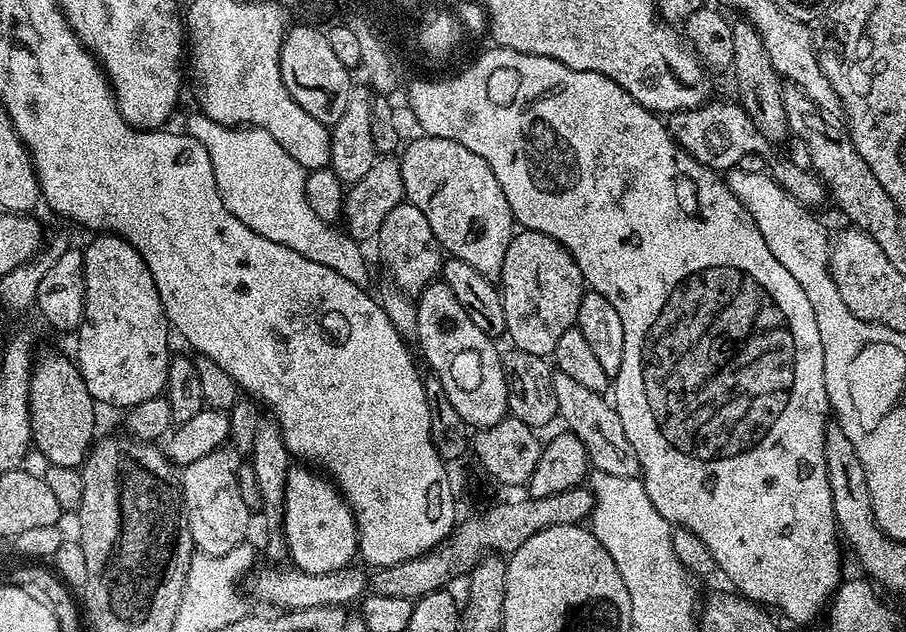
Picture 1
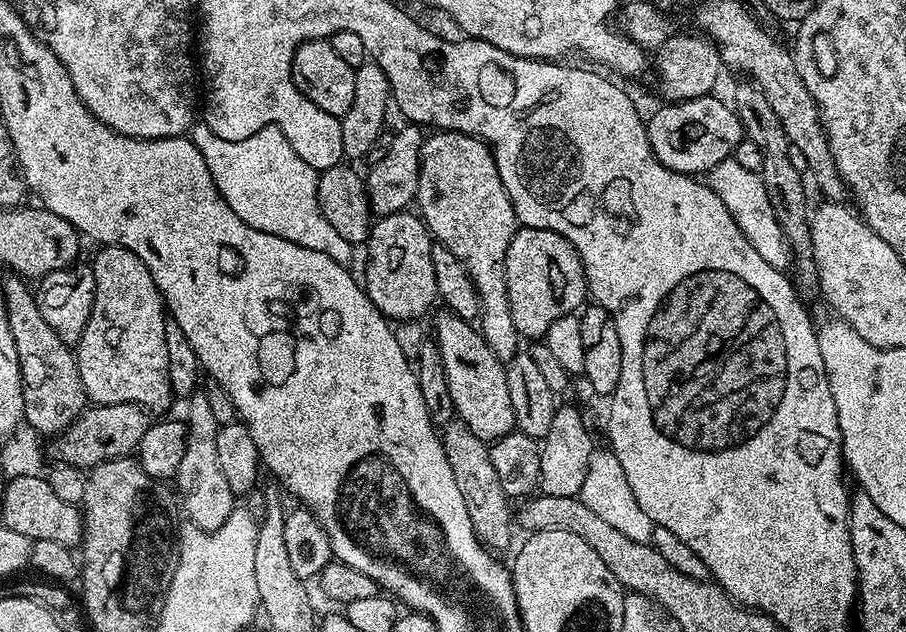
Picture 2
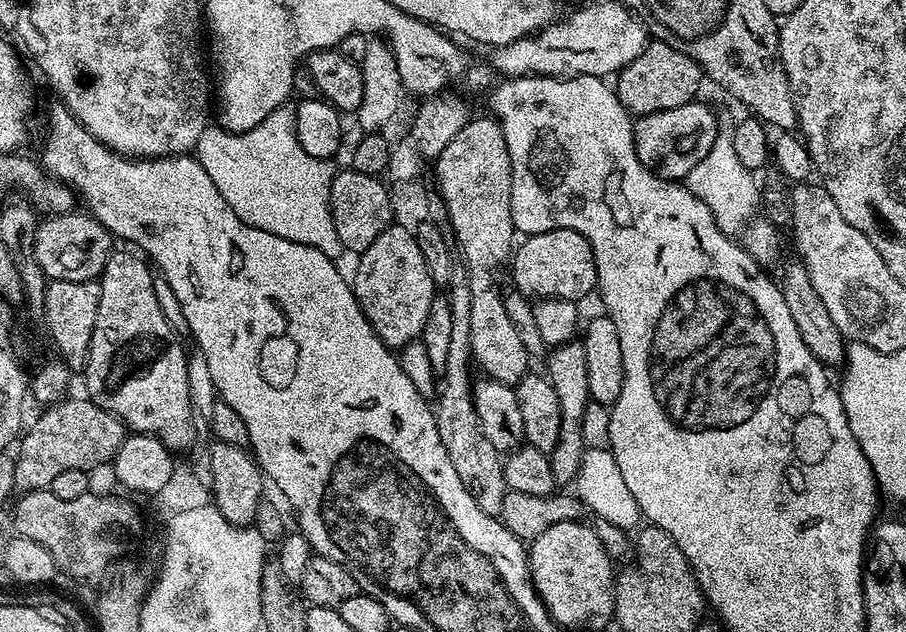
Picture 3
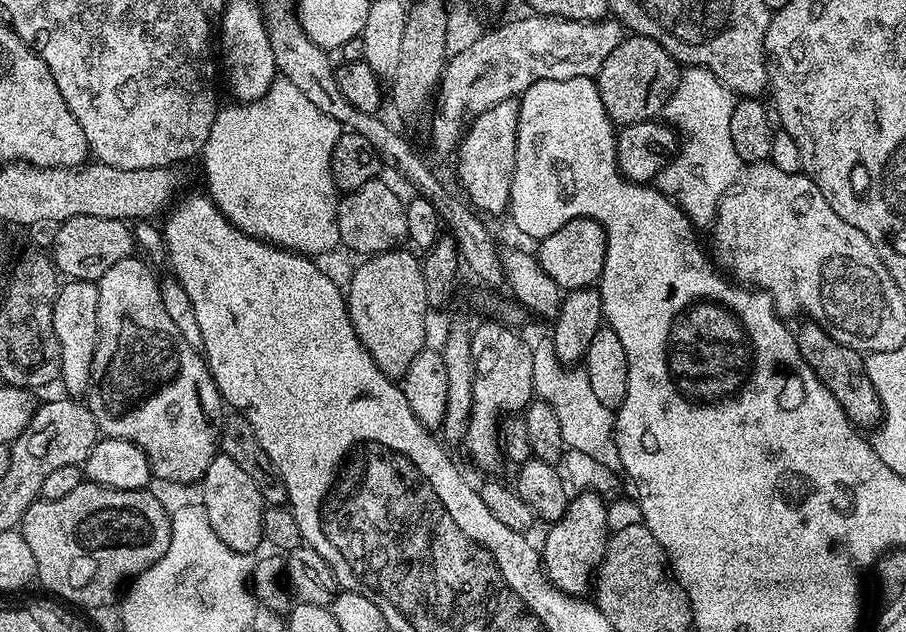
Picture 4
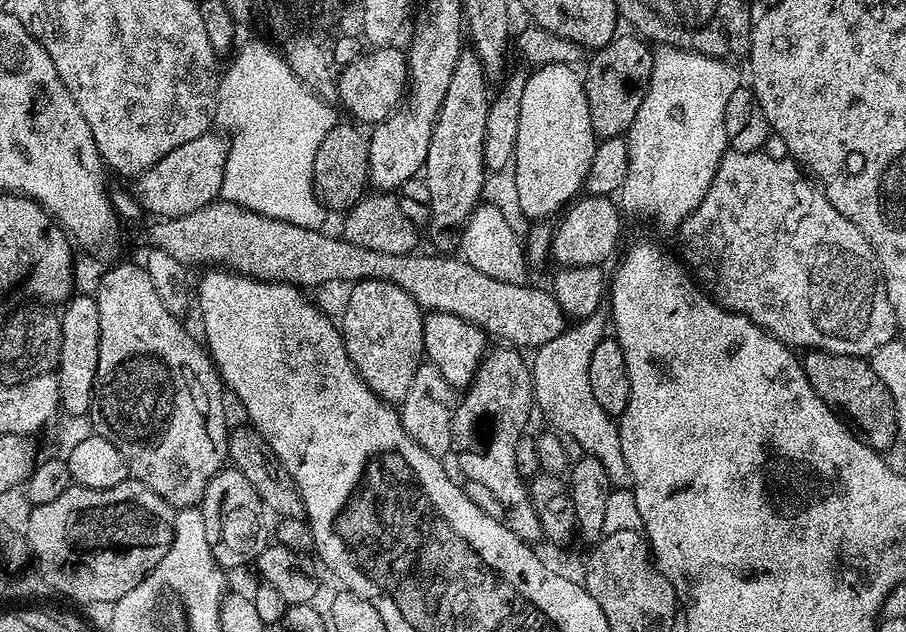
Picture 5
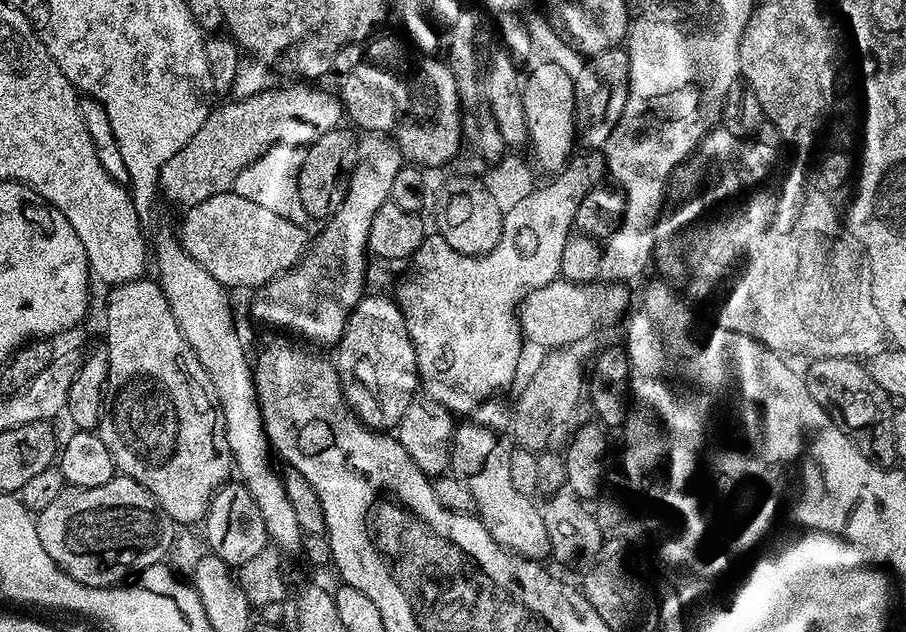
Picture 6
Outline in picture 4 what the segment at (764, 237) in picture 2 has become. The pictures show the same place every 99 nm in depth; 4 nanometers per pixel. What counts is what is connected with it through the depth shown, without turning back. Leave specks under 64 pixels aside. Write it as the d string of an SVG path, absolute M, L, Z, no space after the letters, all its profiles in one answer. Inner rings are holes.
M688 66L681 71L675 88L662 104L663 119L681 133L684 131L688 141L679 145L675 157L668 161L654 184L684 209L697 229L713 223L728 187L730 192L742 176L742 162L730 138L730 114L734 114L736 102L733 92L721 80L714 78L710 70Z

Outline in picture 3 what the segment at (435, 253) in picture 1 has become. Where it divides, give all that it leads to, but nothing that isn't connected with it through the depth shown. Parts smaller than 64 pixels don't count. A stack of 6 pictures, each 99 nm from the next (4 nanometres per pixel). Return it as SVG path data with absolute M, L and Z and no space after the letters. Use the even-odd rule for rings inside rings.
M393 223L368 249L359 253L356 273L350 276L352 293L372 323L376 337L393 350L405 348L411 340L421 339L431 300L438 294L438 285L430 278L426 258L418 250L415 231Z

